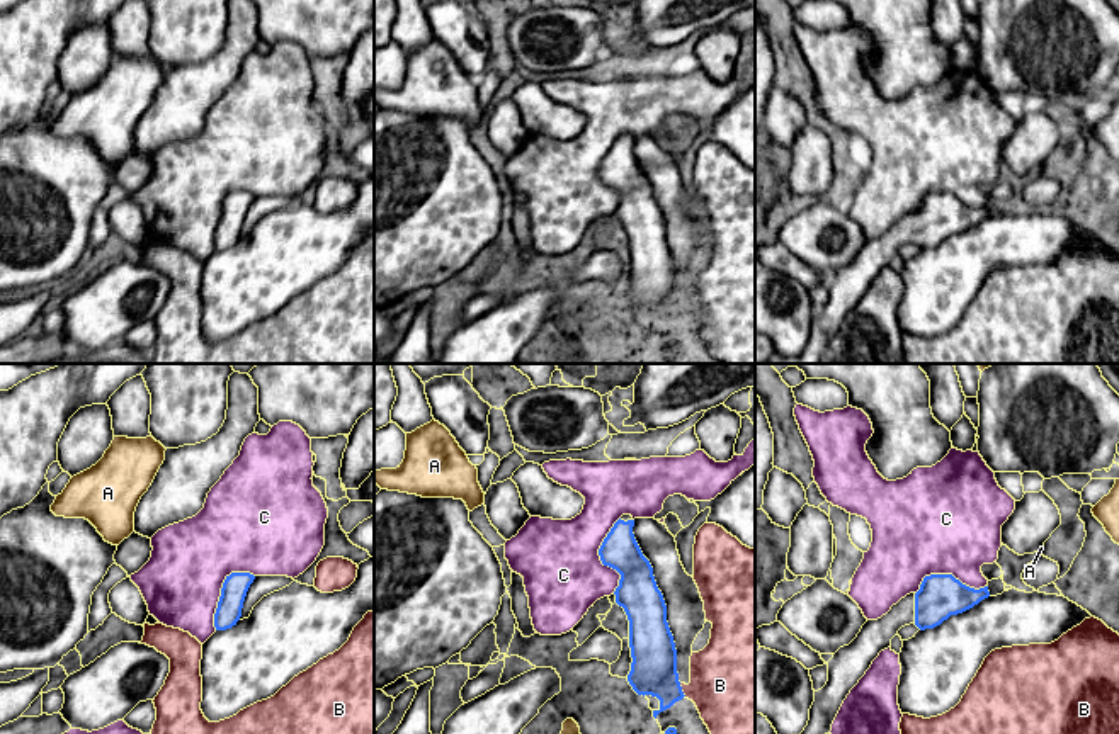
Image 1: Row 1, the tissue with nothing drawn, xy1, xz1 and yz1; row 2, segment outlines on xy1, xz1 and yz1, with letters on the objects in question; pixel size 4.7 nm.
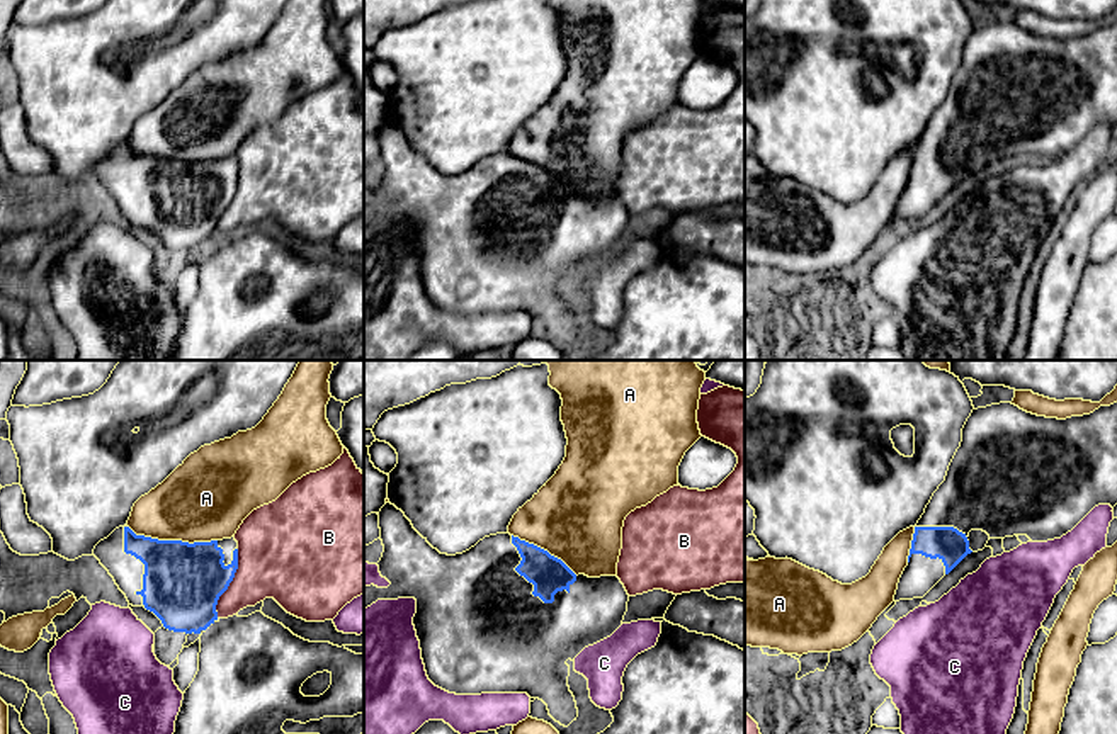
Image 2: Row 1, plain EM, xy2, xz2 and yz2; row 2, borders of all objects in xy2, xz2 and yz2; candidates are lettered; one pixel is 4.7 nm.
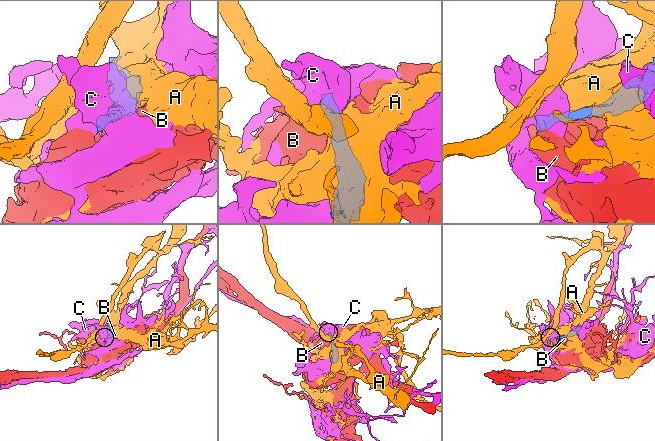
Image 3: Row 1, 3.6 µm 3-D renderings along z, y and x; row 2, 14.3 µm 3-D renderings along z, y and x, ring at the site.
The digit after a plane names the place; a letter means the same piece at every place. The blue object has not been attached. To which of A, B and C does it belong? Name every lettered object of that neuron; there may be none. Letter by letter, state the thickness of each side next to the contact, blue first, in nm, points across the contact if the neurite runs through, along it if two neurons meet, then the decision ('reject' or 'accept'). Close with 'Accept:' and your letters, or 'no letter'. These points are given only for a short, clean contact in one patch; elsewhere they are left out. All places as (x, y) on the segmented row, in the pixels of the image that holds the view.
A: calibres 380 and 400 nm; reject
B: calibres 380 and 380 nm; reject
C: calibres 190 and 380 nm; reject
Accept: no letter

